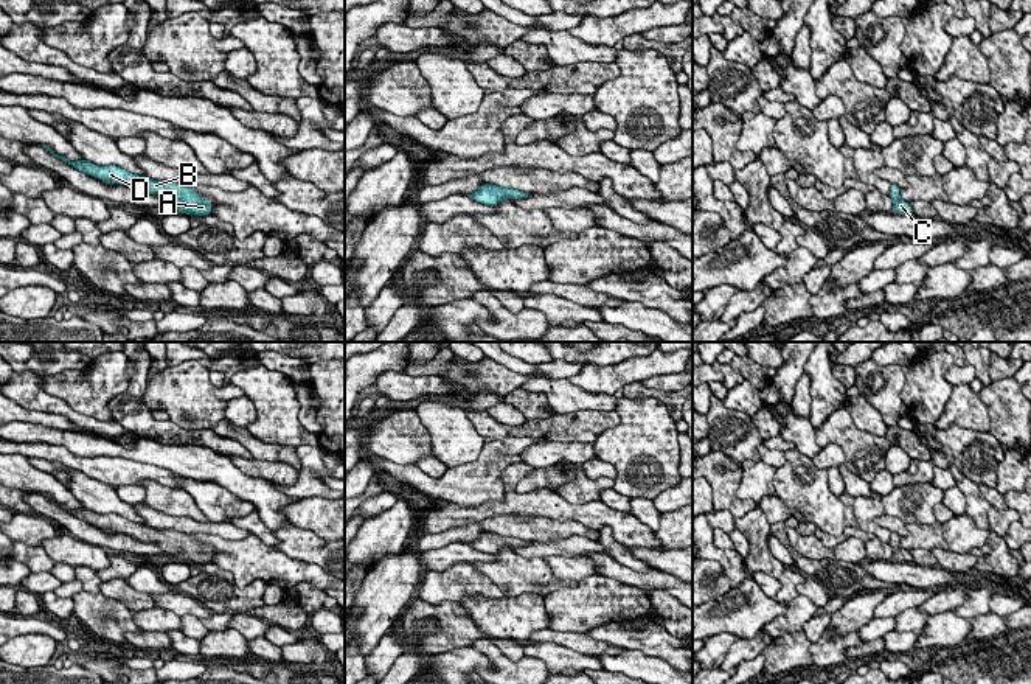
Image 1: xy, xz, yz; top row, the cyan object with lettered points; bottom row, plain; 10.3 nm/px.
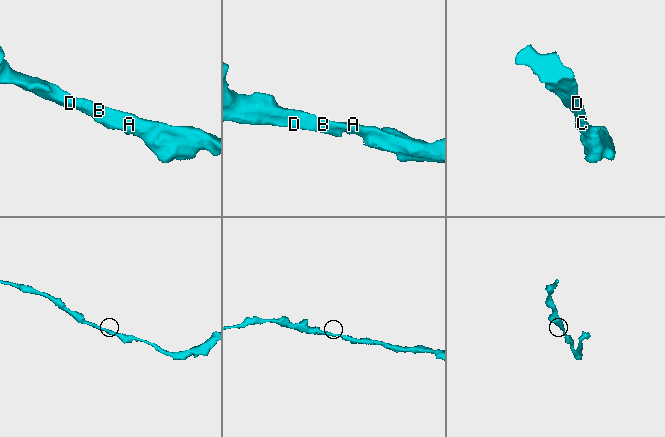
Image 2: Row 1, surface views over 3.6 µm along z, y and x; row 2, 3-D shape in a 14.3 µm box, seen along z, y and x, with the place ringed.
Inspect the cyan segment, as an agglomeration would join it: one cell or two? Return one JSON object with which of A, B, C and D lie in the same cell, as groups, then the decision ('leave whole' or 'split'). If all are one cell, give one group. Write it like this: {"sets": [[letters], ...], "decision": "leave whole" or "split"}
{"sets": [["A", "B", "C", "D"]], "decision": "leave whole"}

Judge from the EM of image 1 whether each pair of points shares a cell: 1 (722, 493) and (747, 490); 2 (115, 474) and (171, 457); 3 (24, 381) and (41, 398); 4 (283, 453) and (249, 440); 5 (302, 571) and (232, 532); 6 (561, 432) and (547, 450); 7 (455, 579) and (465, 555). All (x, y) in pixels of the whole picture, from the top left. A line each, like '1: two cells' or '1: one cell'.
1: two cells
2: two cells
3: one cell
4: one cell
5: two cells
6: two cells
7: two cells

